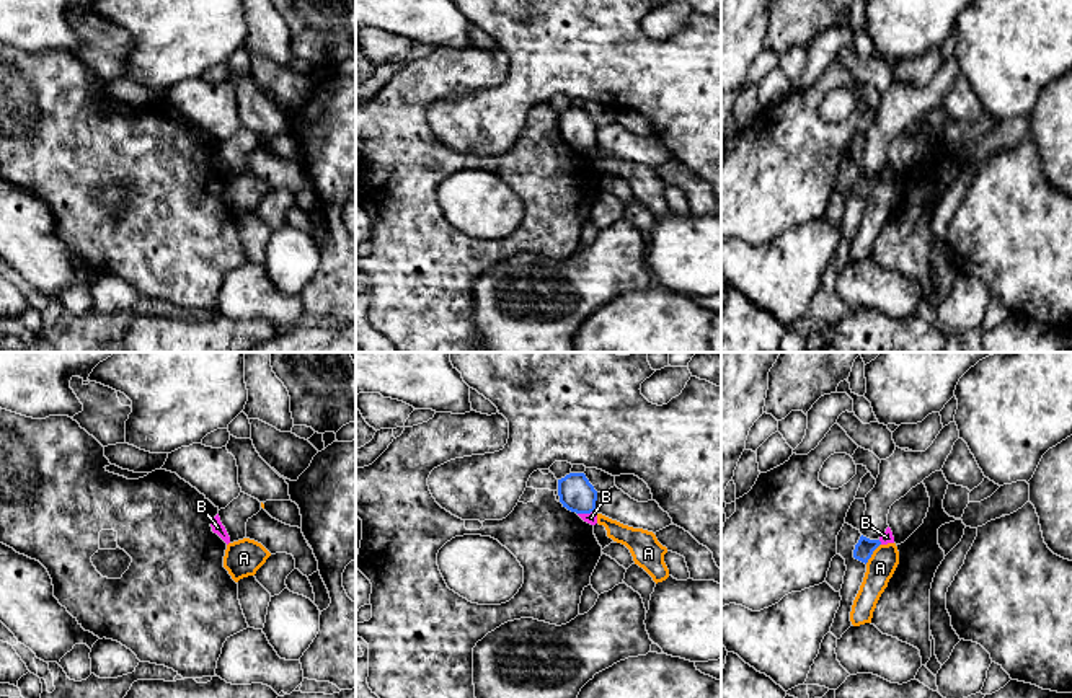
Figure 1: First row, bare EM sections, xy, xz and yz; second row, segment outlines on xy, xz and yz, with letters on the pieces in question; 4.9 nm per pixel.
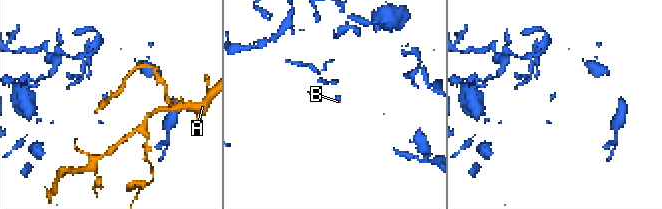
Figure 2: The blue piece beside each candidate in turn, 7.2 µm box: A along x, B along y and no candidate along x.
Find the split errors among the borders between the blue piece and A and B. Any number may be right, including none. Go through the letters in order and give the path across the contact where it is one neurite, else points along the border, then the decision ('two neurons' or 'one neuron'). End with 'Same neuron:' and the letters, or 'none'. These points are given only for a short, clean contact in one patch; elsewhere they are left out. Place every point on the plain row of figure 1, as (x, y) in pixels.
A: border yz (880, 178), (865, 198); two neurons
B: one neuron
Same neuron: B

